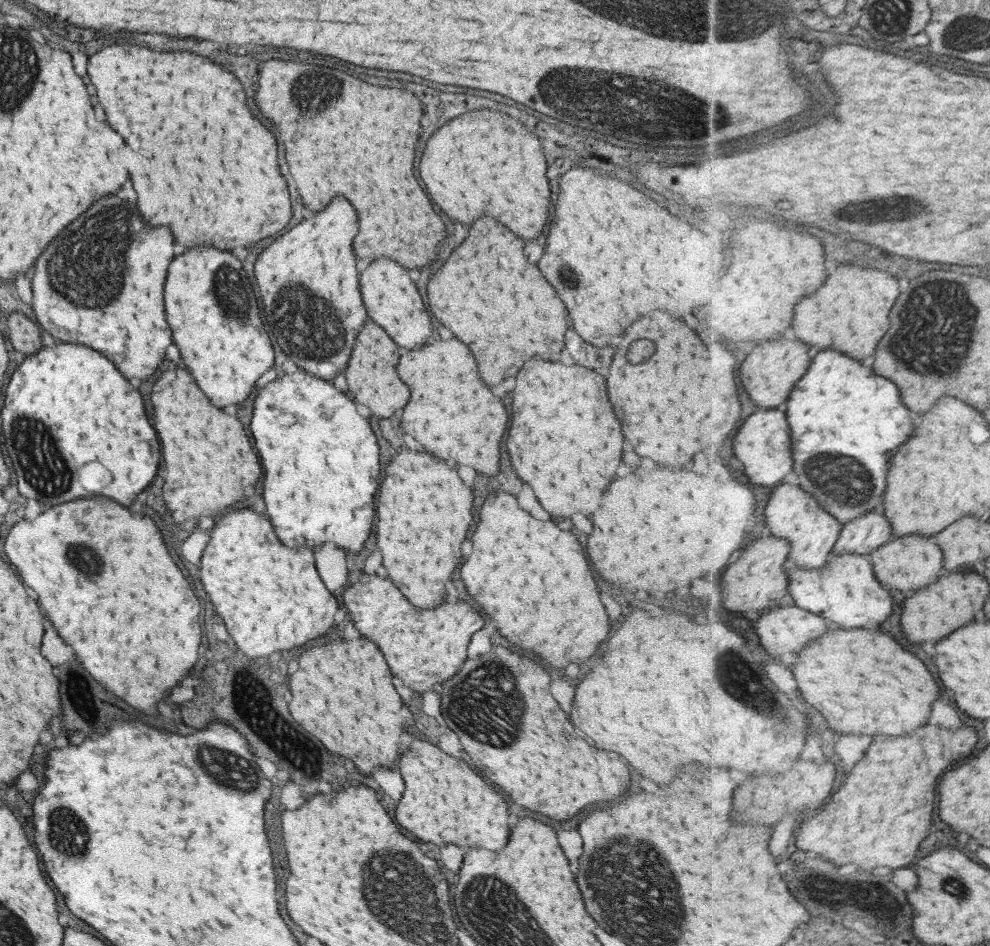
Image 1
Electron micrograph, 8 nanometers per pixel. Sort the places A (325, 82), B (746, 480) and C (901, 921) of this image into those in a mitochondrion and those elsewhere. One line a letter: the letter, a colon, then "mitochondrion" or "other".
A: mitochondrion
B: other
C: other

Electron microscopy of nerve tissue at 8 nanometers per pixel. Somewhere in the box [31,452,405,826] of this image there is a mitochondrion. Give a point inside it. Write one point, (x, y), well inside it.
(234, 773)

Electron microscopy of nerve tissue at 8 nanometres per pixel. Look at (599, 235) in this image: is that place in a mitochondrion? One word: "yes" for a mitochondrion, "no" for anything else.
no

